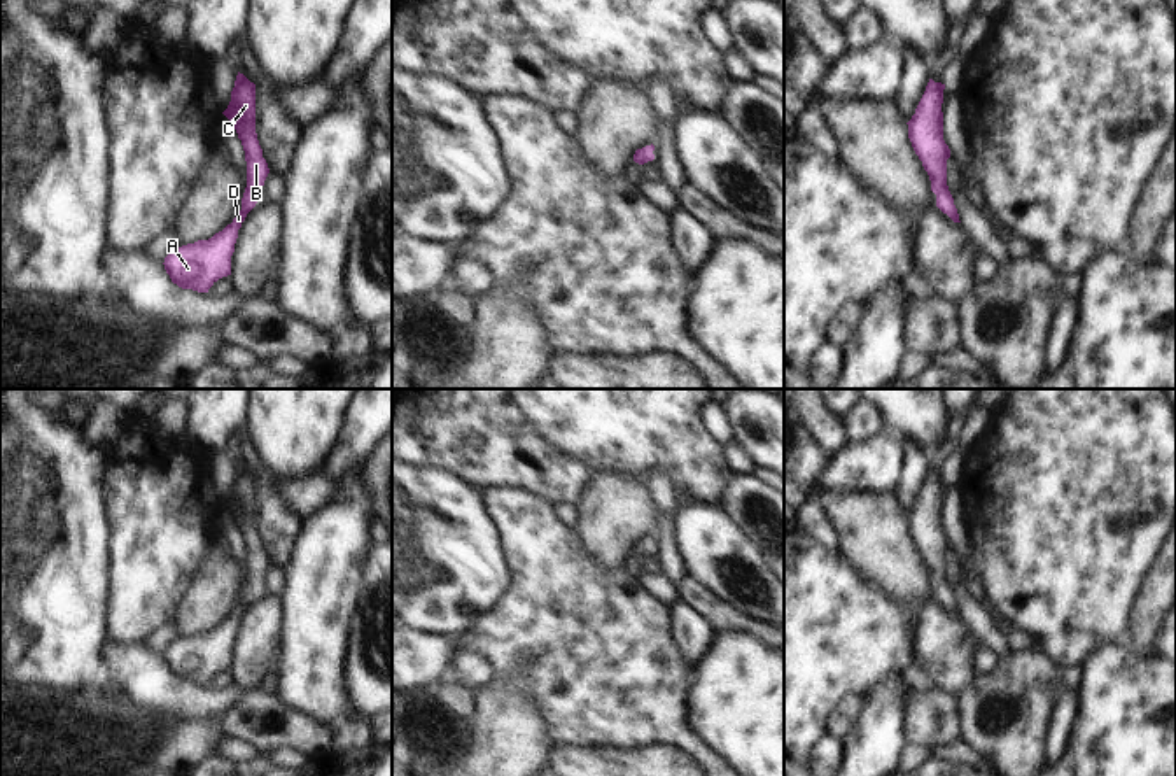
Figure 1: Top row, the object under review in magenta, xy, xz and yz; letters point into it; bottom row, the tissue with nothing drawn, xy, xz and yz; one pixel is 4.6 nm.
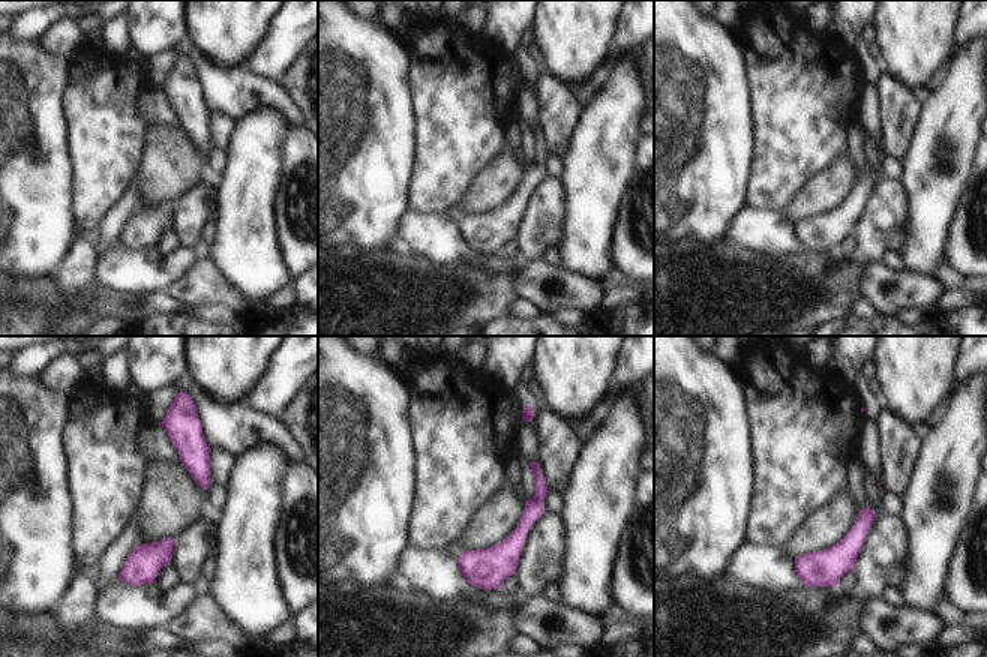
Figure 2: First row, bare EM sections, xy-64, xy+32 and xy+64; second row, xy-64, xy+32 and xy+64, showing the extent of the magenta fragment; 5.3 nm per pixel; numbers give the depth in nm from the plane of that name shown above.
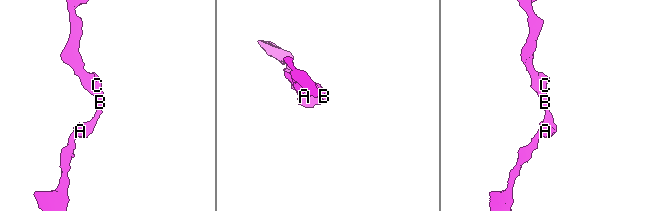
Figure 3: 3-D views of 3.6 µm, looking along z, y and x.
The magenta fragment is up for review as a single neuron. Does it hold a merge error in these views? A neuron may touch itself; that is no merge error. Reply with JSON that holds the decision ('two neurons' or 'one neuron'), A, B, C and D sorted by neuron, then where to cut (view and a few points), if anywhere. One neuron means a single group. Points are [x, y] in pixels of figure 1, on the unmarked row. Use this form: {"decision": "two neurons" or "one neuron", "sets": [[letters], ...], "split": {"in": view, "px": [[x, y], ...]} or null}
{"decision": "one neuron", "sets": [["A", "B", "C", "D"]], "split": null}

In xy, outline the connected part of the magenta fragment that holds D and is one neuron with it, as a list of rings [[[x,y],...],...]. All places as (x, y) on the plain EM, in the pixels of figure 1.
[[[240,464],[231,483],[231,494],[222,506],[231,513],[245,543],[247,580],[242,590],[242,603],[222,624],[208,632],[177,638],[163,655],[173,676],[198,685],[208,685],[219,671],[231,667],[231,648],[238,622],[259,594],[270,566],[256,526],[256,476]]]

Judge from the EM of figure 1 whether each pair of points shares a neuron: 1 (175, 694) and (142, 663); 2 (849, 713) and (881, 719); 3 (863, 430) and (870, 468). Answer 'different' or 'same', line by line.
1: same
2: different
3: different

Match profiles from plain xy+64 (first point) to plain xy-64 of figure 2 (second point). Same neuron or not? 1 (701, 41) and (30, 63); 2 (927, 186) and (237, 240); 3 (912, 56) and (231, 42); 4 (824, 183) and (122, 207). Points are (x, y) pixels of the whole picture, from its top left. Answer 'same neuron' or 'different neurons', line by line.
1: same neuron
2: same neuron
3: same neuron
4: different neurons

